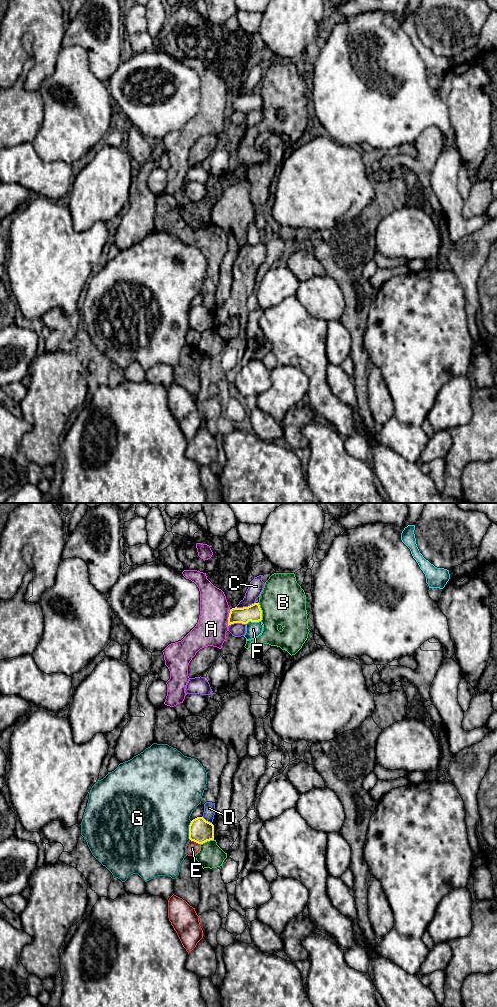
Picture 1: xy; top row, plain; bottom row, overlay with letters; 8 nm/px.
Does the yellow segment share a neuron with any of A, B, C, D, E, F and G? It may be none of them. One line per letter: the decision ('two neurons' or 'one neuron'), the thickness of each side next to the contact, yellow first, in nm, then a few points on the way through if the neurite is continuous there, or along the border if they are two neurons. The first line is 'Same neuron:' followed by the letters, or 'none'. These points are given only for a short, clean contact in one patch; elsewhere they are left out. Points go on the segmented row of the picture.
Same neuron: none
A: two neurons; calibres 140 and 240 nm
B: two neurons; calibres 140 and 360 nm
C: two neurons; calibres 140 and 120 nm
D: two neurons; calibres 190 and 100 nm; border xy (202, 816), (211, 823)
E: two neurons; calibres 190 and 110 nm
F: two neurons; calibres 140 and 130 nm
G: two neurons; calibres 190 and 500 nm

